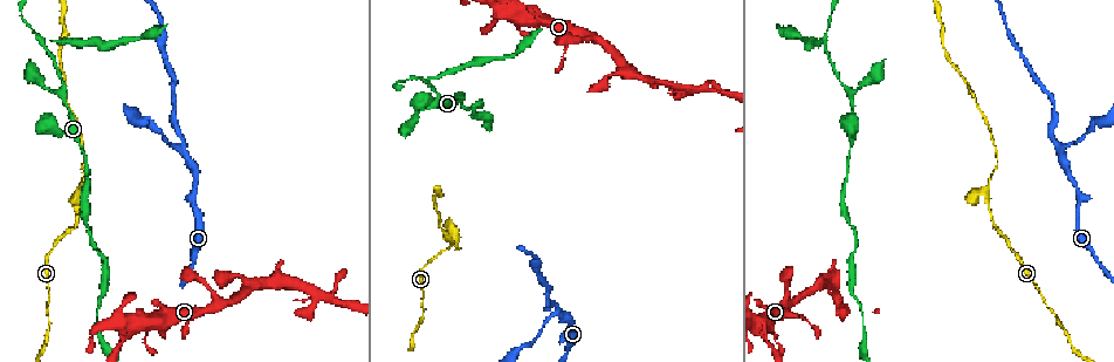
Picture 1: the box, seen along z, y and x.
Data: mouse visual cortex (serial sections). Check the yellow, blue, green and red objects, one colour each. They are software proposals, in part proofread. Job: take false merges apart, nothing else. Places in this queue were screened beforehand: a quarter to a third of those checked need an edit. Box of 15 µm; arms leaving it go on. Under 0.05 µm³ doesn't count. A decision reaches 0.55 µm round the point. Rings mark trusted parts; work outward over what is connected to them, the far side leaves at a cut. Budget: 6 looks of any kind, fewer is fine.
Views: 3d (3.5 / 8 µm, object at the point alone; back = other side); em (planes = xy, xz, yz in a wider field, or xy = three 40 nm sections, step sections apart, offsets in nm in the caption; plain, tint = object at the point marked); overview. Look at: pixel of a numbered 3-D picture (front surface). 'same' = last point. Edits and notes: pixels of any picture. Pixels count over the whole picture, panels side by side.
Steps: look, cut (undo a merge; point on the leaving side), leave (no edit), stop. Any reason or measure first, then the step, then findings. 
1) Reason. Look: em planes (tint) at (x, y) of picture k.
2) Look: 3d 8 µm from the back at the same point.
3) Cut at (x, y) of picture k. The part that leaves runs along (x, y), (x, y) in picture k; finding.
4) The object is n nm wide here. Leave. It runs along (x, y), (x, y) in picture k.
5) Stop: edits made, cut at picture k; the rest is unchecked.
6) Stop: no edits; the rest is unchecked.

Look: 3d 8 µm at (853, 94) of picture 1.

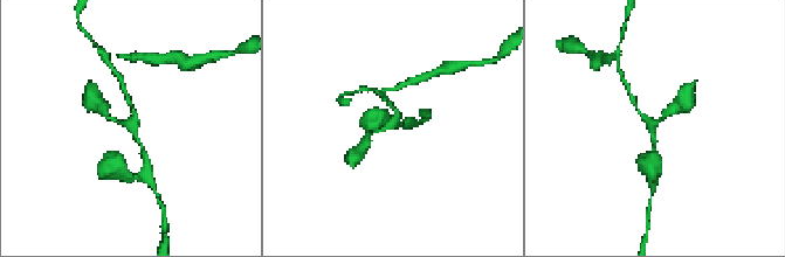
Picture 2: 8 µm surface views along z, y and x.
Closer look. Look: 3d 3.5 µm at (395, 123) of picture 2.

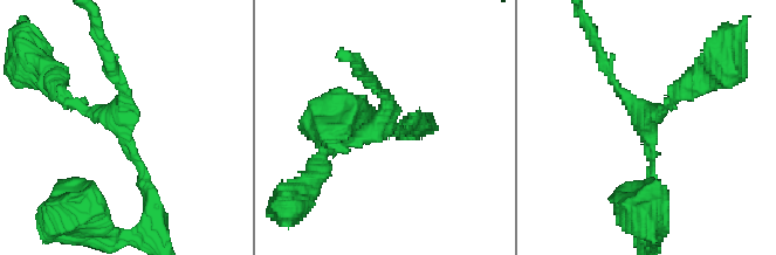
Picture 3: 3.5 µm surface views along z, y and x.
3 arms meet here; the arms are 150, 150, 150 nm wide; need the tissue. Look: em xy step 5 (tint) at (120, 124) of picture 3.

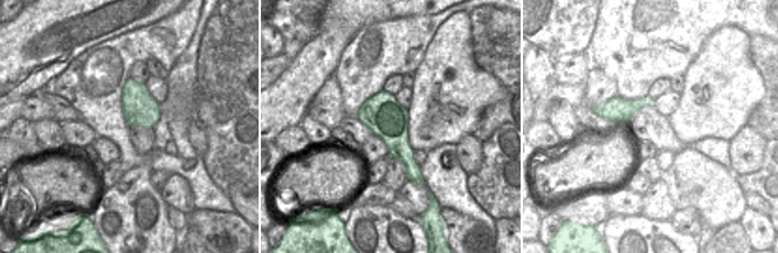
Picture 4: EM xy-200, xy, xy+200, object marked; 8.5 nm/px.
Leave. It runs along (150, 192), (107, 59) in picture 3; continuous, no second cell.

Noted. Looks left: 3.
Three-way junction. Look: 3d 3.5 µm at (418, 78) of picture 1.

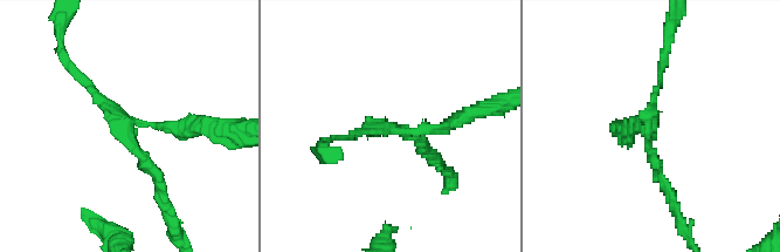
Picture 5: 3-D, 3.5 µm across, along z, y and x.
3 arms meet here; the arms are 100, 150, 150 nm wide. Look: em planes (plain) at (385, 125) of picture 5.

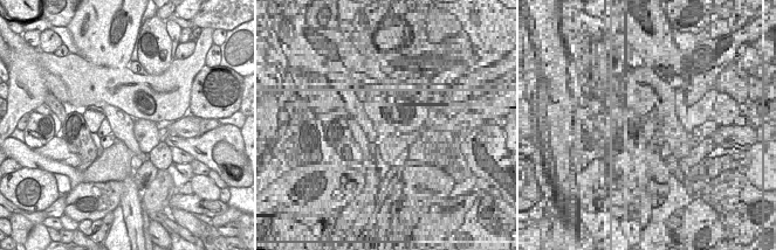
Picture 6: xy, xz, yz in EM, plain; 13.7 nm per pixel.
Where the object lies. Look: em planes (tint) at the same point.

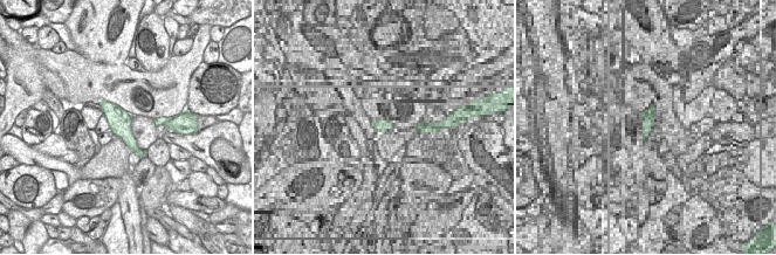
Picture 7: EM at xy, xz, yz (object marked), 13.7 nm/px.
Cut at (439, 130) of picture 5. The part that leaves runs along (401, 129), (440, 129), (502, 102) in picture 5; two cells meet here.

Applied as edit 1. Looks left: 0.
Stop: edits made, cut at picture 5; the rest is unchecked.

